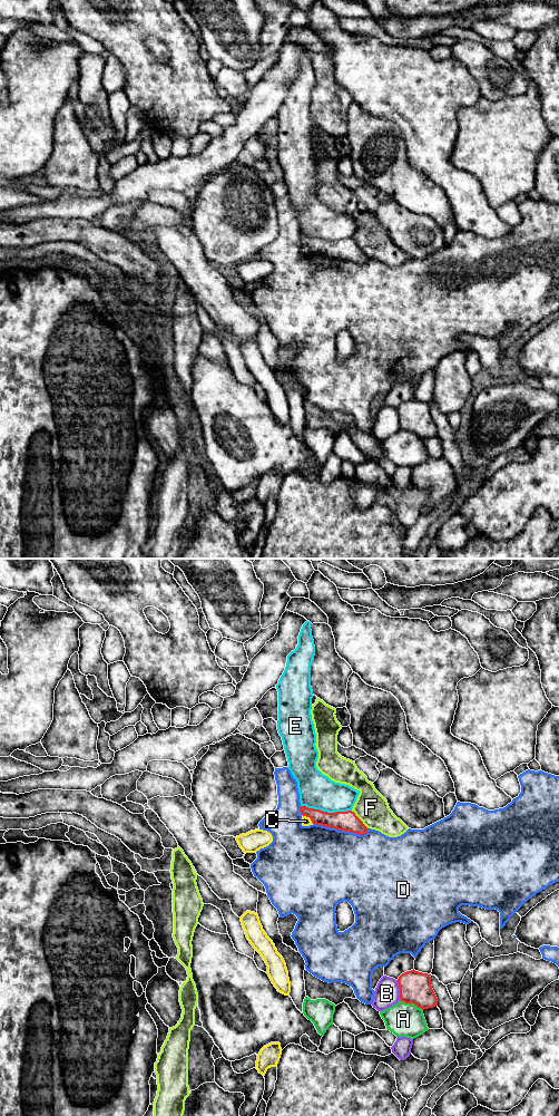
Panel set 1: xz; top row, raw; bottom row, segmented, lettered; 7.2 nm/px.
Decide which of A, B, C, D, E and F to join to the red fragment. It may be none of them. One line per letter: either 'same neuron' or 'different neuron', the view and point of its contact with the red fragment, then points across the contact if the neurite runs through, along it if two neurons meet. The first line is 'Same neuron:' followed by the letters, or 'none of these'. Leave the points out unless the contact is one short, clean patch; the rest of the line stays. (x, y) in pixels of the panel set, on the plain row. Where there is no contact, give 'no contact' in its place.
Same neuron: none of these
A: different neuron | xz (411, 432)
B: different neuron | xz (400, 419)
C: different neuron | xz (309, 245) | along xz (302, 243), (307, 245), (313, 252)
D: different neuron | xz (341, 259)
E: different neuron | xz (326, 241)
F: different neuron | xz (360, 249)

